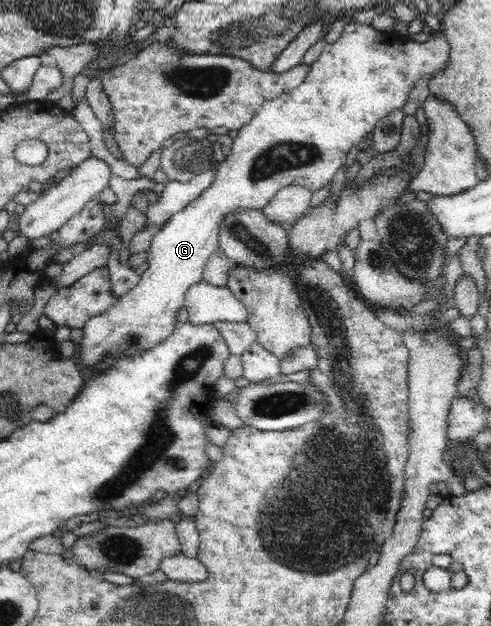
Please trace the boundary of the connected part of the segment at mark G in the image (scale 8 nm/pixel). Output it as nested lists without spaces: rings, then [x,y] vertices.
[[[346,23],[344,33],[340,36],[337,42],[325,45],[325,50],[322,50],[321,56],[311,65],[311,69],[301,86],[290,91],[289,94],[283,94],[282,96],[279,96],[279,98],[263,103],[261,109],[259,109],[257,114],[253,116],[253,120],[251,120],[247,126],[243,126],[239,131],[234,133],[235,141],[231,145],[231,156],[227,156],[225,162],[220,163],[217,175],[214,176],[213,182],[210,183],[210,185],[203,190],[196,199],[193,199],[182,211],[173,214],[173,216],[169,218],[169,222],[166,222],[165,226],[162,226],[162,229],[153,236],[153,242],[150,243],[150,247],[147,250],[149,270],[147,270],[143,276],[140,276],[141,282],[138,282],[138,284],[131,289],[131,292],[118,298],[118,301],[114,303],[112,307],[109,307],[106,311],[102,311],[100,315],[94,315],[93,318],[90,318],[84,324],[84,327],[82,328],[83,342],[81,342],[81,350],[79,350],[79,352],[81,352],[81,354],[79,354],[79,362],[83,362],[83,366],[93,366],[93,364],[97,364],[99,360],[105,358],[105,352],[111,352],[111,356],[113,356],[113,358],[118,358],[118,360],[120,357],[133,357],[137,353],[152,349],[153,346],[157,346],[159,342],[163,341],[164,338],[167,338],[176,327],[173,326],[173,324],[175,324],[175,314],[177,314],[177,308],[183,306],[186,292],[191,286],[193,286],[193,284],[202,280],[207,261],[211,258],[215,250],[218,249],[218,232],[223,216],[239,210],[261,211],[261,208],[263,208],[263,206],[275,196],[276,192],[279,192],[282,188],[289,185],[305,187],[311,191],[311,194],[322,188],[329,188],[333,177],[337,175],[337,172],[339,172],[346,163],[351,148],[359,146],[359,144],[361,144],[361,142],[363,142],[363,140],[376,129],[375,124],[378,124],[381,118],[389,116],[389,114],[392,114],[395,110],[403,110],[408,102],[408,95],[414,88],[414,85],[419,82],[419,80],[427,80],[429,82],[429,80],[433,78],[435,72],[445,70],[448,66],[449,59],[449,41],[446,40],[446,34],[442,30],[431,34],[426,42],[416,42],[407,38],[405,42],[401,40],[401,42],[393,44],[393,32],[391,31],[384,33],[375,30],[372,25]]]

